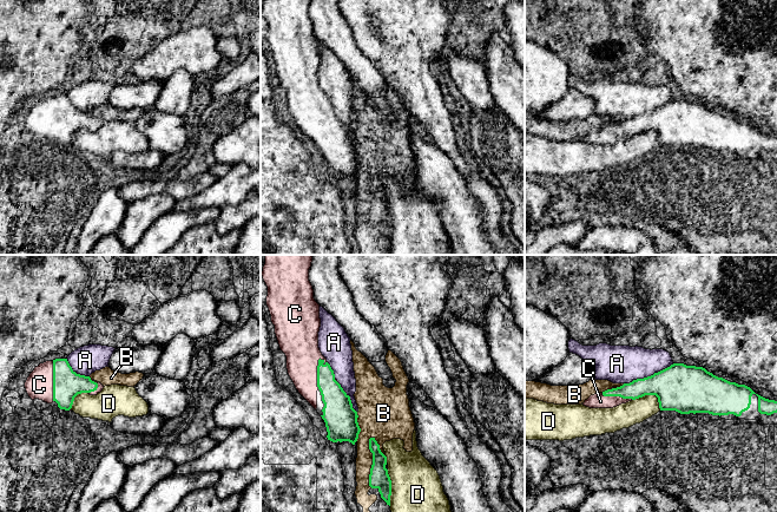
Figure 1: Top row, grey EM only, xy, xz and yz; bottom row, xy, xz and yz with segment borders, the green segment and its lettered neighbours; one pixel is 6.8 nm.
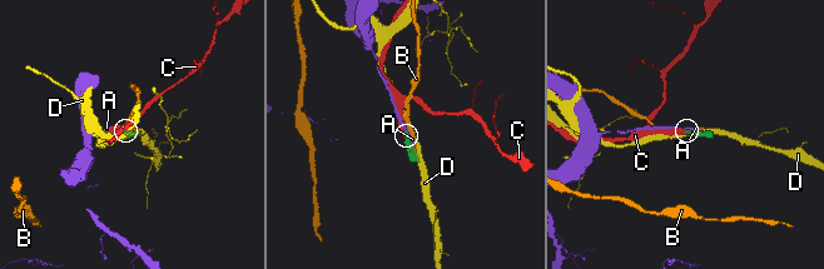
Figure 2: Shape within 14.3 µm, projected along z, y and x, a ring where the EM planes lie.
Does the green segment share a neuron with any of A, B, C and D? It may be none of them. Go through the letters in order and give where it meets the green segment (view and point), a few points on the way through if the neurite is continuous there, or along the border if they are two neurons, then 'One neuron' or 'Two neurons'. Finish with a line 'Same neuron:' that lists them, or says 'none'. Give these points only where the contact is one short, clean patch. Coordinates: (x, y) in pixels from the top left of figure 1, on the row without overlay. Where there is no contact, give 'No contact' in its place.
A: Touches green at yz (649, 112). Two neurons
B: Touches green at xz (373, 197). Two neurons
C: Touches green at xz (317, 109). One neuron
D: Touches green at yz (651, 130). Two neurons
Same neuron: C

